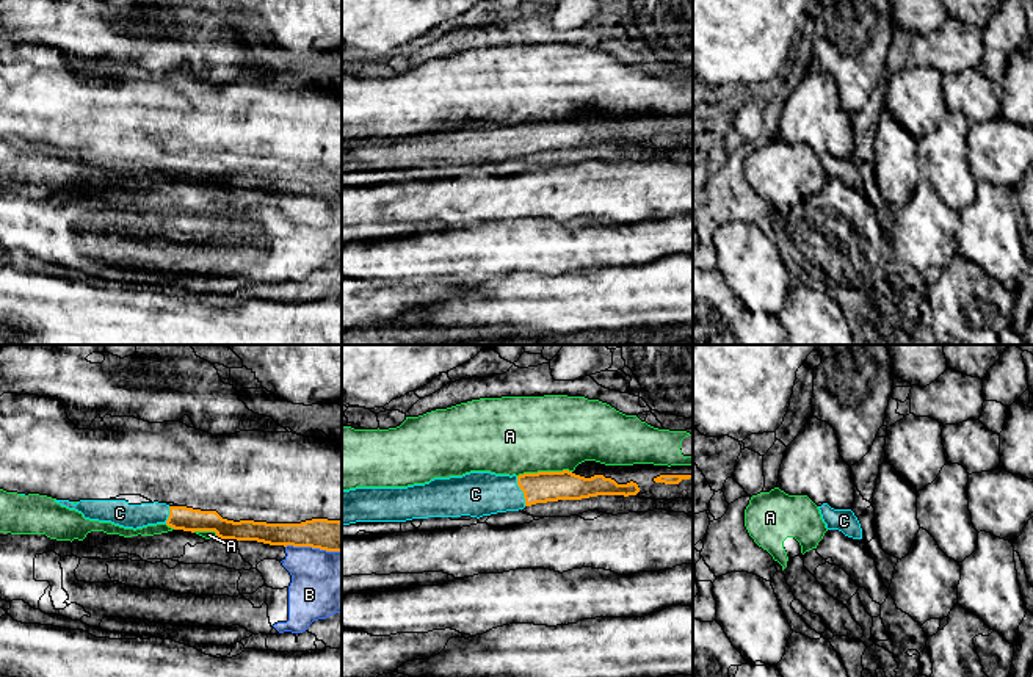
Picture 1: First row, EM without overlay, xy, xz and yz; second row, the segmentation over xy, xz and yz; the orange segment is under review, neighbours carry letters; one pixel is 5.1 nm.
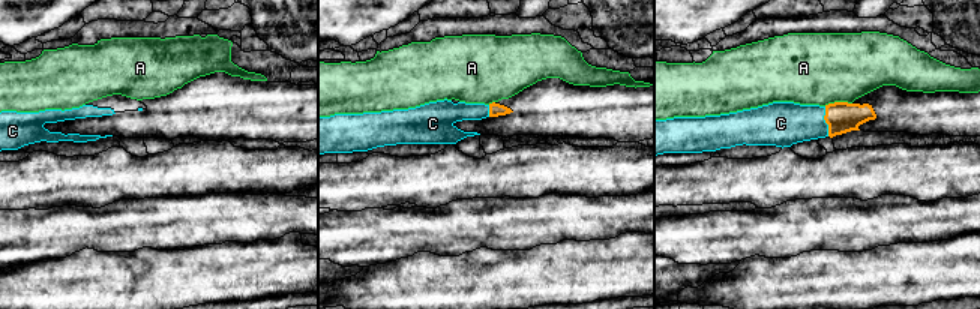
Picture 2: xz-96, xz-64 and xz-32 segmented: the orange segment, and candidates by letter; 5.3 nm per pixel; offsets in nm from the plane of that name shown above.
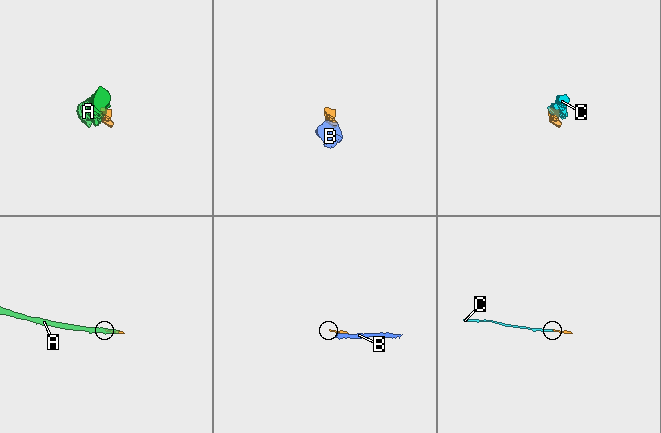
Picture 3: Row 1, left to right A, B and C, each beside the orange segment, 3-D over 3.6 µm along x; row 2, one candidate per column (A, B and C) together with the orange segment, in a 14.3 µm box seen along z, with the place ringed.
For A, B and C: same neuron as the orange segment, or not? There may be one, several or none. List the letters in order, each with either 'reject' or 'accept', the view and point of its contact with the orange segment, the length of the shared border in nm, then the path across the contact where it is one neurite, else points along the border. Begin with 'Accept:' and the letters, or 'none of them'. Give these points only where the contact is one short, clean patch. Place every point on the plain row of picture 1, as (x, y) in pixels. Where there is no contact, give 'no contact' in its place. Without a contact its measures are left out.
Accept: C
A: reject; meets orange in xz at (544, 121); contact 280 nm long
B: reject; meets orange in xy at (314, 196); contact 280 nm long
C: accept; meets orange in xz at (521, 138); contact 160 nm long; runs through xz (544, 135), (521, 138), (475, 143)

